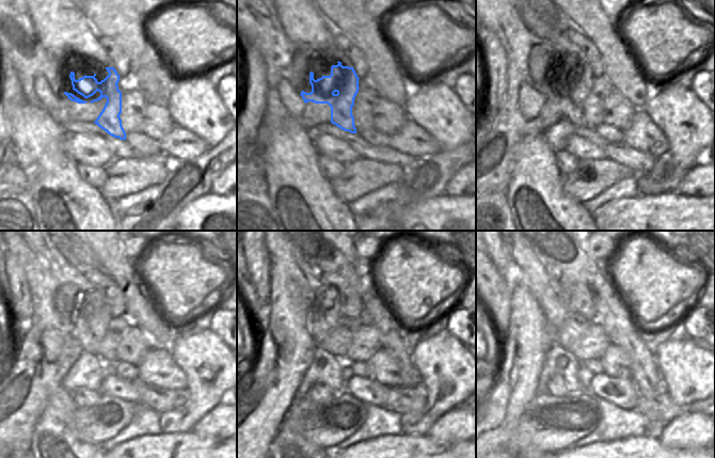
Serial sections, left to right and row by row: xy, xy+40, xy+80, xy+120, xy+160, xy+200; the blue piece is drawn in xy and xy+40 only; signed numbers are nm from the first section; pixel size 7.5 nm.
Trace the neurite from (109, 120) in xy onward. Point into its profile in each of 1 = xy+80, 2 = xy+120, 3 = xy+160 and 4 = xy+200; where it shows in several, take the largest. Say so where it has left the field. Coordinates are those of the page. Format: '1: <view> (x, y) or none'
1: xy+80 (570, 92)
2: xy+120 (89, 330)
3: xy+160 (281, 252)
4: xy+200 (536, 275)

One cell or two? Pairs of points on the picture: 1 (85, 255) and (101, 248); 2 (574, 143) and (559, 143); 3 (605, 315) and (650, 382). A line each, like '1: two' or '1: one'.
1: two
2: two
3: one

